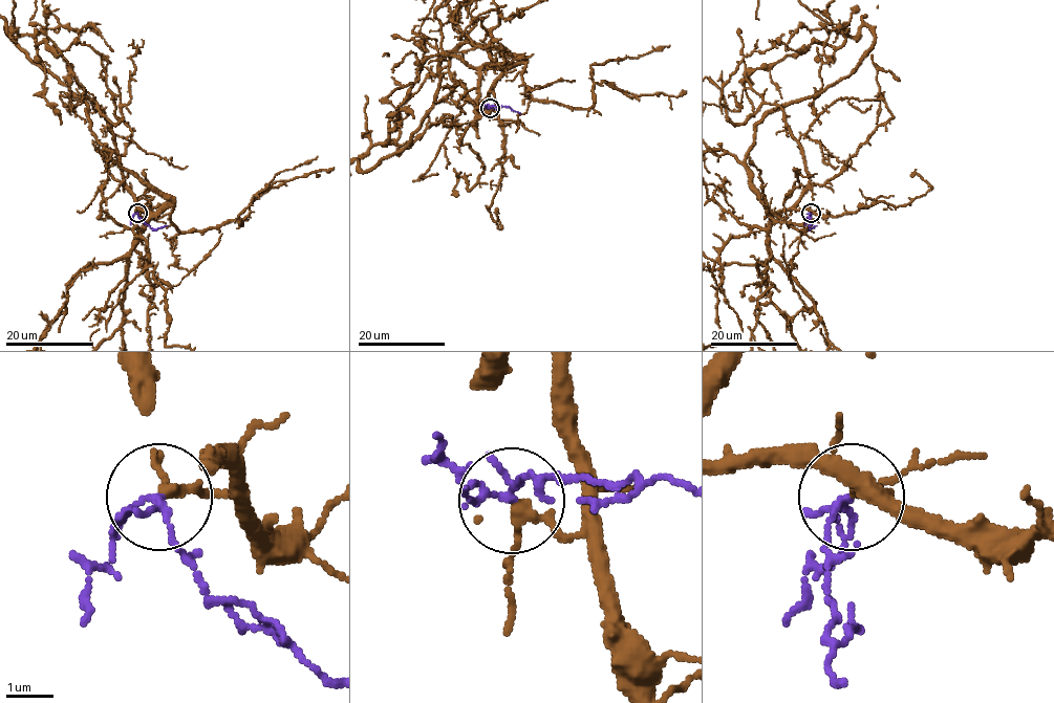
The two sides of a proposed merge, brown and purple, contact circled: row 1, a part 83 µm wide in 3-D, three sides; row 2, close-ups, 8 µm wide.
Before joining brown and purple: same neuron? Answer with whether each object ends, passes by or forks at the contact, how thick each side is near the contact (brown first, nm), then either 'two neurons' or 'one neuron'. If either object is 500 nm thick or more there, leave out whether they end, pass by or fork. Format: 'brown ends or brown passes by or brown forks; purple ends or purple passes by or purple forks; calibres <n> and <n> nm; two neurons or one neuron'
brown passes by; purple passes by; calibres 190 and 130 nm; one neuron

